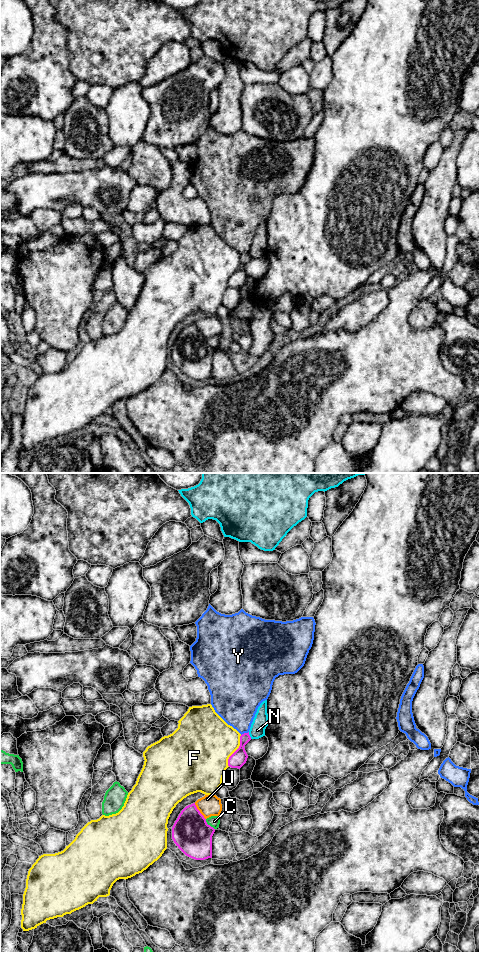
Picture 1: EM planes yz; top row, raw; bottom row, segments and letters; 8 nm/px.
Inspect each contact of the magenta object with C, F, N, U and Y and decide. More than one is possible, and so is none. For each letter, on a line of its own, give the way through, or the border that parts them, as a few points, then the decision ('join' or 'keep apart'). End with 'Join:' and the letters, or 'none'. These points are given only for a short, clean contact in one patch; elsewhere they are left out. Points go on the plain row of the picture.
C: keep apart
F: keep apart
N: border yz (248, 252), (251, 258); keep apart
U: keep apart
Y: border yz (248, 251), (241, 255); keep apart
Join: none

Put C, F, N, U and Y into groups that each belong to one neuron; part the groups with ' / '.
C / F / N / U / Y

